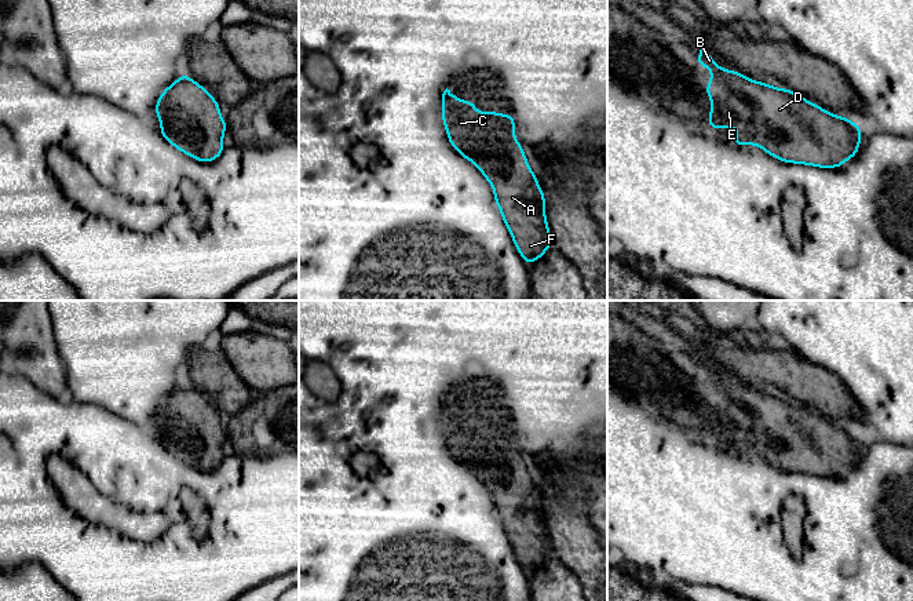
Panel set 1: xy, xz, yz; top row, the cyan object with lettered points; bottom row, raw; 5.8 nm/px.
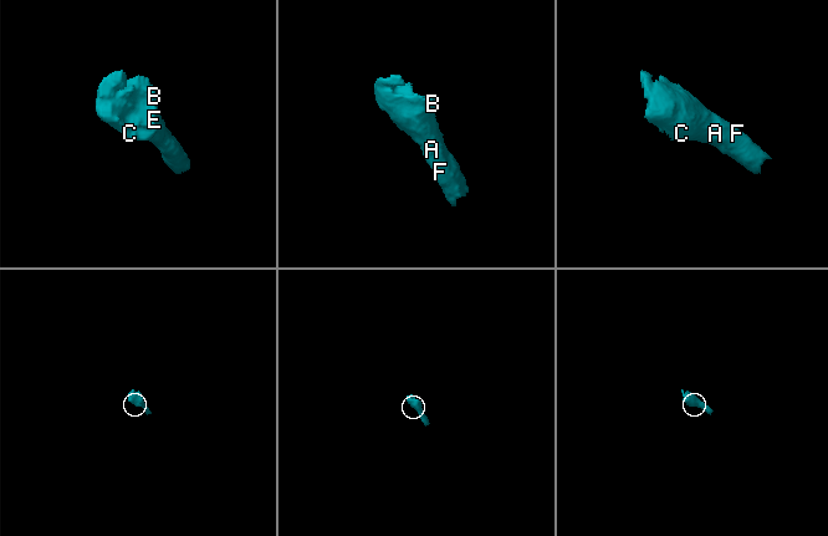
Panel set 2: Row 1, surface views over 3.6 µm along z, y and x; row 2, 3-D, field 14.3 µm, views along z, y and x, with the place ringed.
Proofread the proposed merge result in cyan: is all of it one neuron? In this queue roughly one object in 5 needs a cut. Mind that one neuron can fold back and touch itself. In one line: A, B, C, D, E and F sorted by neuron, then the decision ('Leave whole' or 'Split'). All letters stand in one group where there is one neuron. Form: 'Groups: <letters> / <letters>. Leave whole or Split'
Groups: A B C D E F. Leave whole

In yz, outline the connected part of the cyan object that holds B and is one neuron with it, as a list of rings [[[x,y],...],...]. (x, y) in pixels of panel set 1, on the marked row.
[[[704,40],[701,41],[700,55],[694,58],[701,68],[711,69],[711,83],[705,85],[705,94],[711,96],[709,119],[705,123],[709,128],[735,128],[742,131],[733,135],[733,145],[756,145],[768,156],[782,163],[804,164],[818,168],[840,168],[847,160],[857,156],[862,139],[861,125],[839,114],[826,112],[819,105],[807,101],[788,88],[777,88],[771,84],[752,80],[741,72],[726,70],[719,66],[706,52]]]

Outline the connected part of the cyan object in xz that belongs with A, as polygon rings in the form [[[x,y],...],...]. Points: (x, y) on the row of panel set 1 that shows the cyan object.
[[[448,88],[442,94],[442,124],[449,143],[465,160],[478,167],[492,185],[504,225],[516,251],[529,266],[544,256],[552,245],[552,238],[545,216],[545,196],[527,163],[522,143],[515,139],[515,117],[512,114],[512,112],[476,112],[475,101],[460,101]]]

